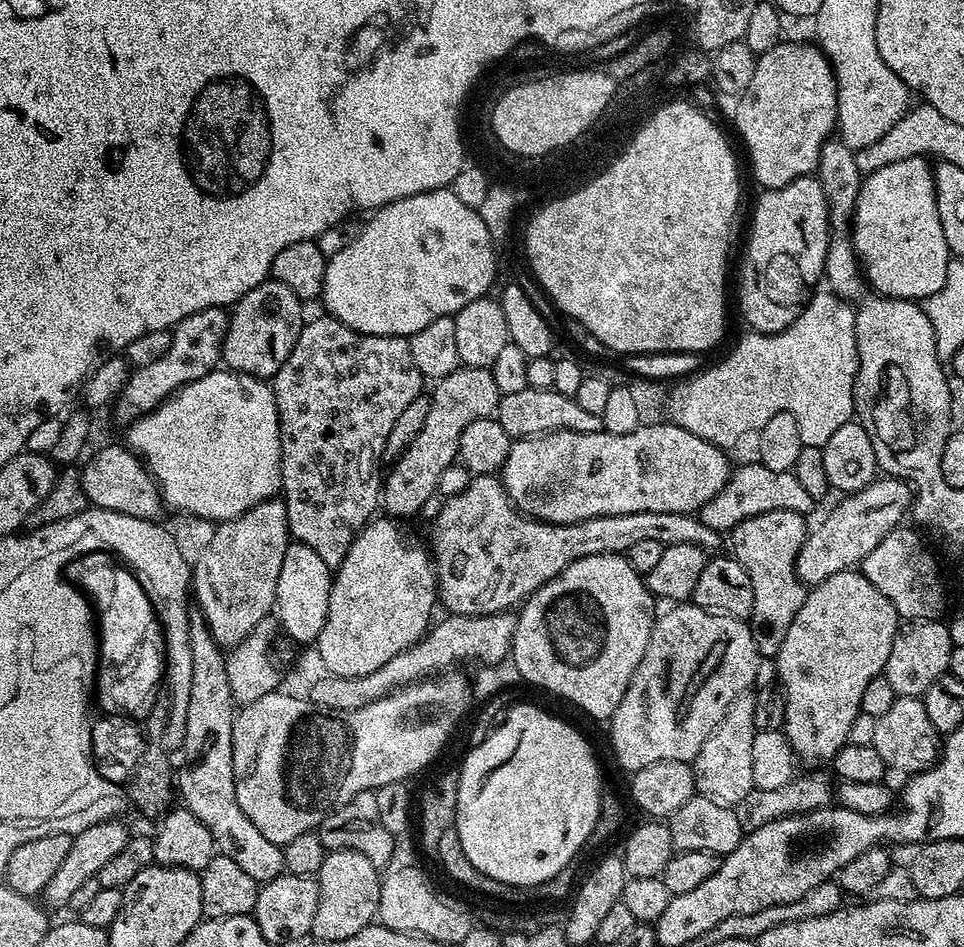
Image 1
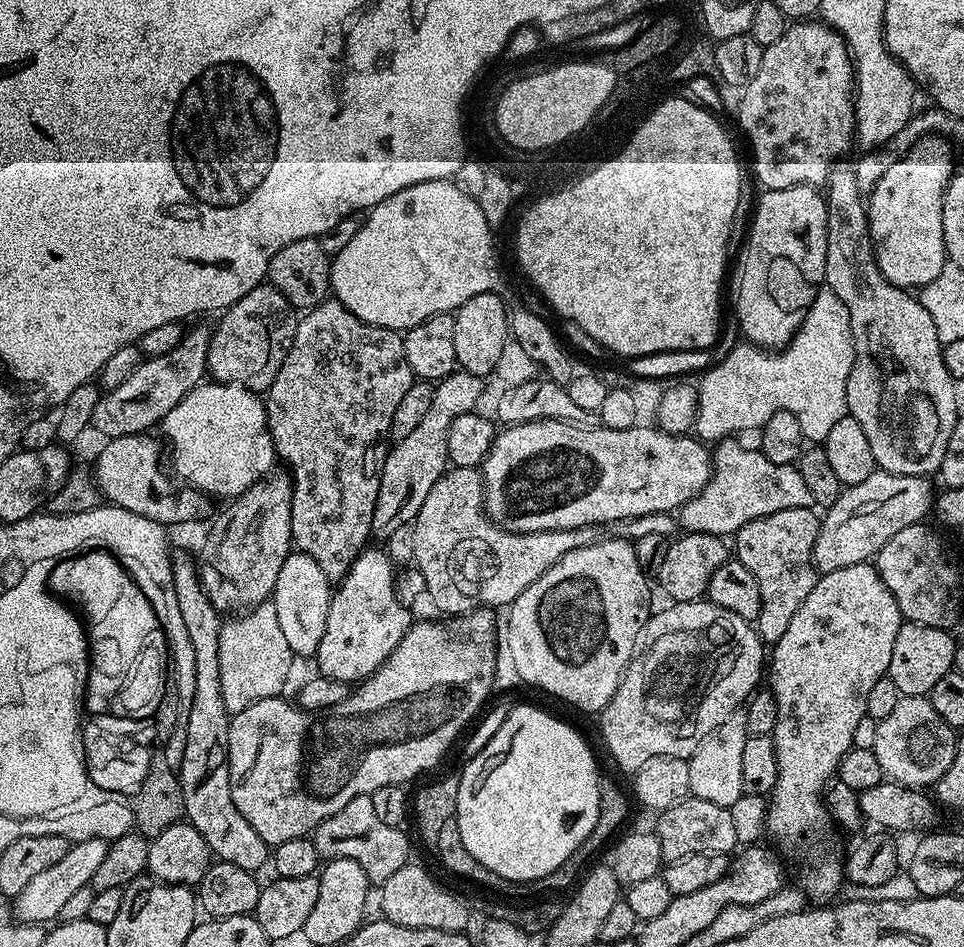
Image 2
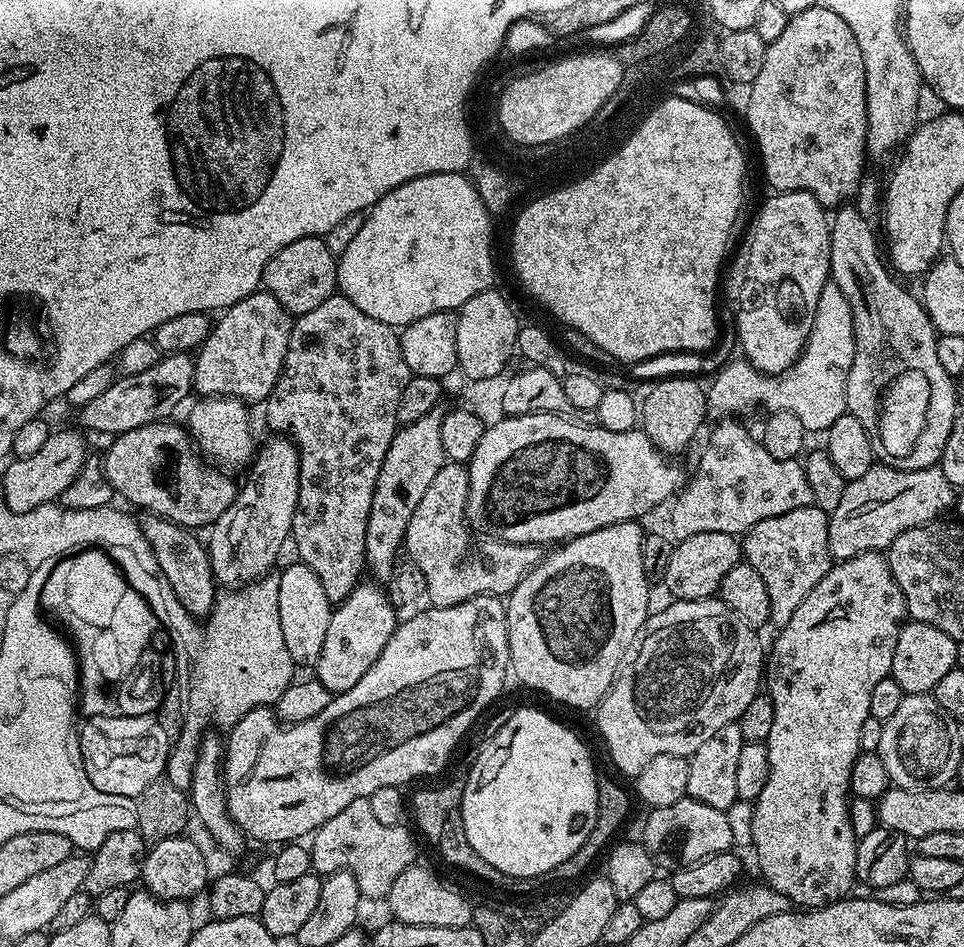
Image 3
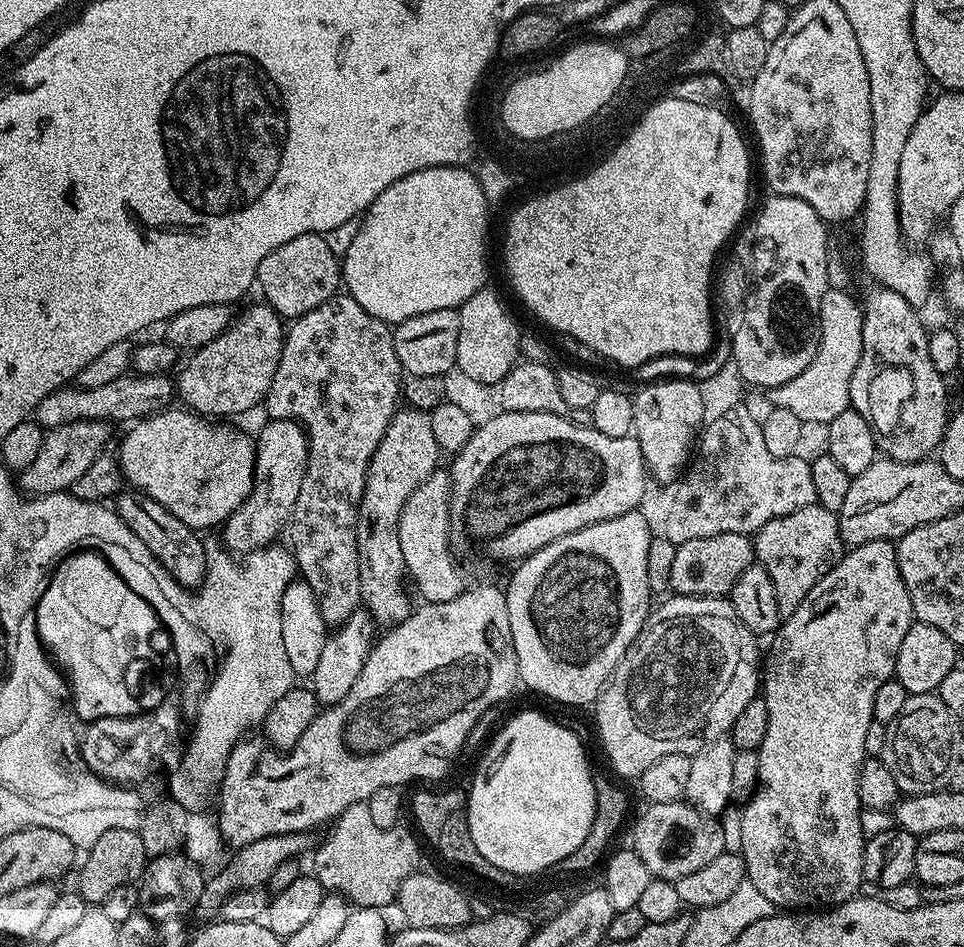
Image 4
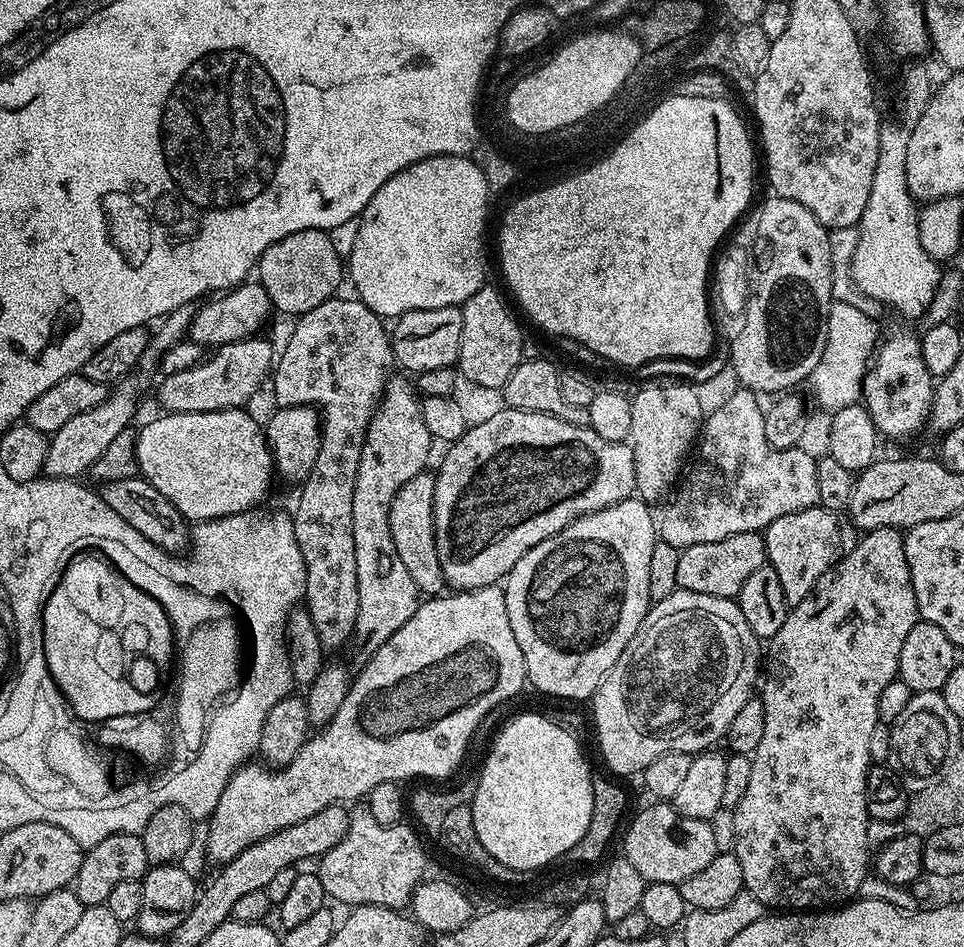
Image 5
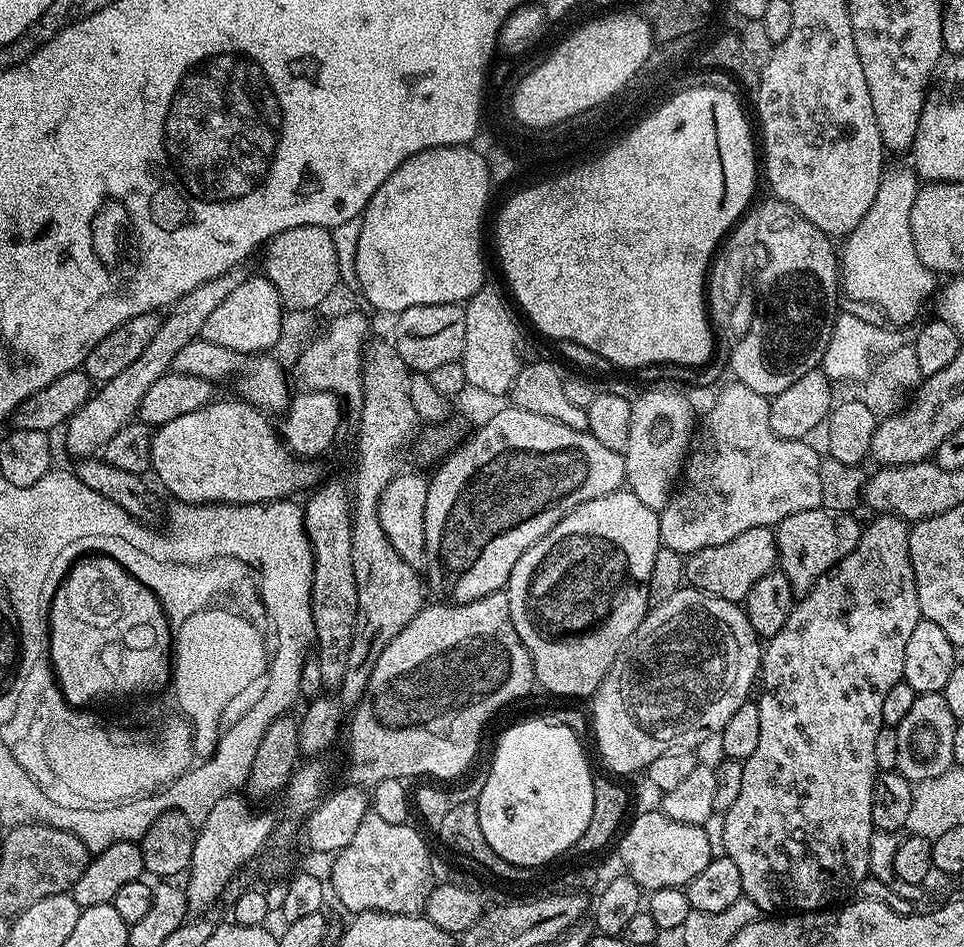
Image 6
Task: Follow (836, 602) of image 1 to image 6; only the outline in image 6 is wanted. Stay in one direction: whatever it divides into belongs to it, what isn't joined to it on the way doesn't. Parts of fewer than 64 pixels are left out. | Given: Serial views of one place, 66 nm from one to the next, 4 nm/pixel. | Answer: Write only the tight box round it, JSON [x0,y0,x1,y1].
[723,514,920,914]

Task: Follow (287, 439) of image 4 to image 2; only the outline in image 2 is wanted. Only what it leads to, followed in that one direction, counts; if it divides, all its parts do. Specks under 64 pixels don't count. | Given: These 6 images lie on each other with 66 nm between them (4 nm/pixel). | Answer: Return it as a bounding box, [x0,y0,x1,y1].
[198,470,293,614]

